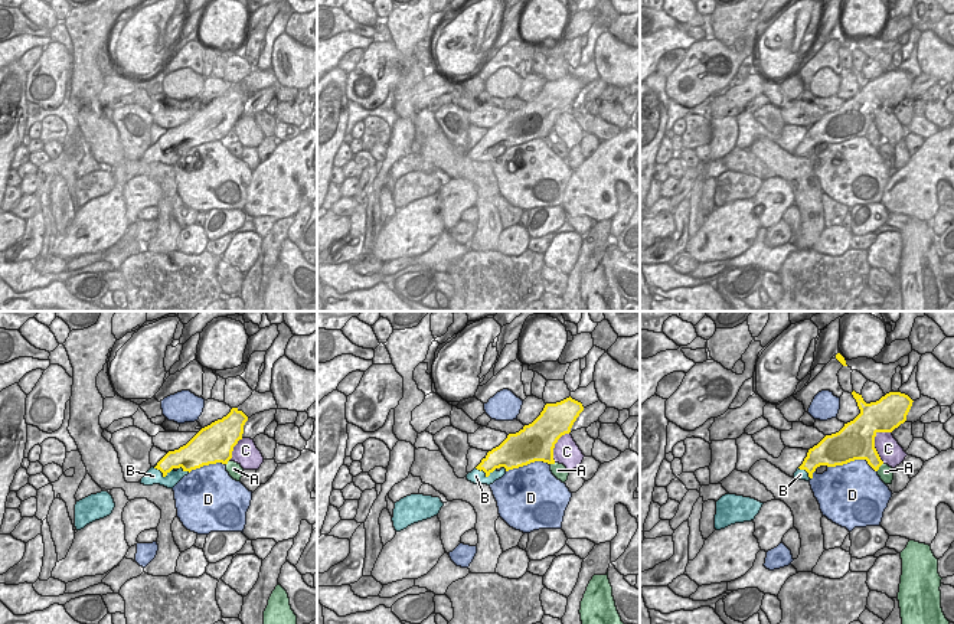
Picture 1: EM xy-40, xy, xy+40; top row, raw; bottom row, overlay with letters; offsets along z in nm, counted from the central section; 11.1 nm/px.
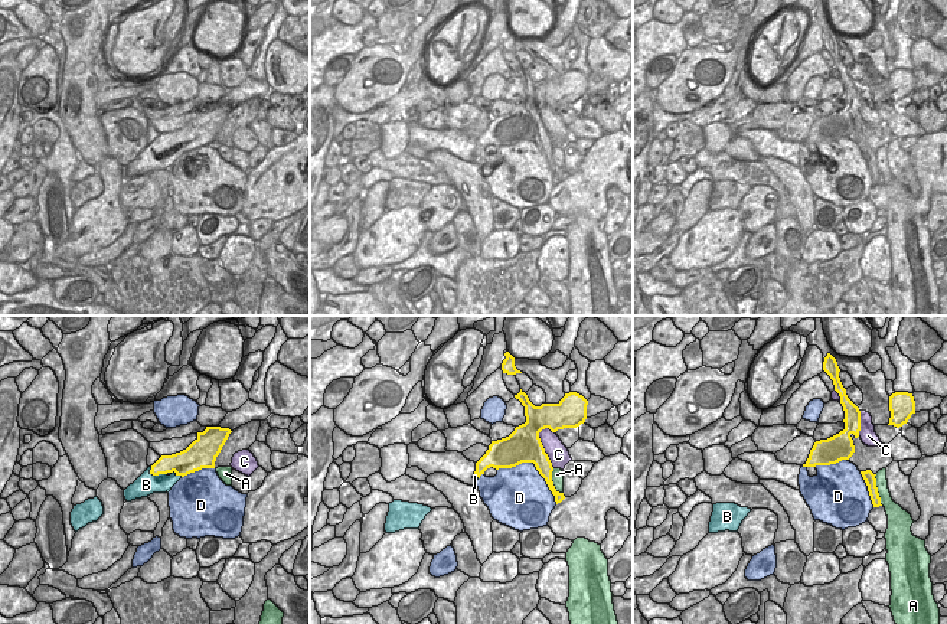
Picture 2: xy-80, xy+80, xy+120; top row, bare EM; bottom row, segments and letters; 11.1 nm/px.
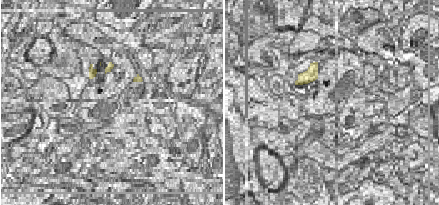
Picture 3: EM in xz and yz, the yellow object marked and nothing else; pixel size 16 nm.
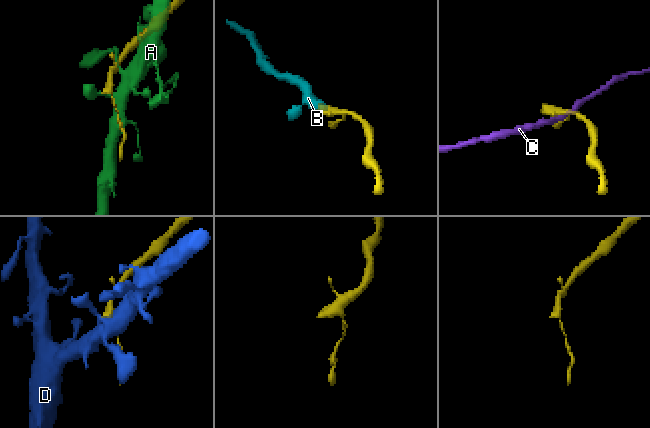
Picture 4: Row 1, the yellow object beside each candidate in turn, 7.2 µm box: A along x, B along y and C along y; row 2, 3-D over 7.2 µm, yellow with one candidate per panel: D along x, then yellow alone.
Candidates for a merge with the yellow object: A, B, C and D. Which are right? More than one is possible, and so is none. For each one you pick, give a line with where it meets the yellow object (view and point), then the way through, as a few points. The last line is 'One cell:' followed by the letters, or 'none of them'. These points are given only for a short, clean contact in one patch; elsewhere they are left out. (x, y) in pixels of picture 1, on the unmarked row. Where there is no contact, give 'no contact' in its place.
B: contact xy-40 (163, 152); way xy-40 (176, 136), (163, 152), (153, 153)
One cell: B

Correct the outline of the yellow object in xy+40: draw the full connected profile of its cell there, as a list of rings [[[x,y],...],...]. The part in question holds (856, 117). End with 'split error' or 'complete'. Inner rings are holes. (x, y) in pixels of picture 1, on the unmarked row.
[[[855,68],[852,72],[860,91],[839,110],[826,112],[810,125],[794,156],[808,159],[820,143],[836,144],[855,137],[866,137],[875,148],[883,141],[875,125],[875,114],[878,110],[892,110],[904,101],[914,78],[901,69],[889,69],[870,81]]] | split error

